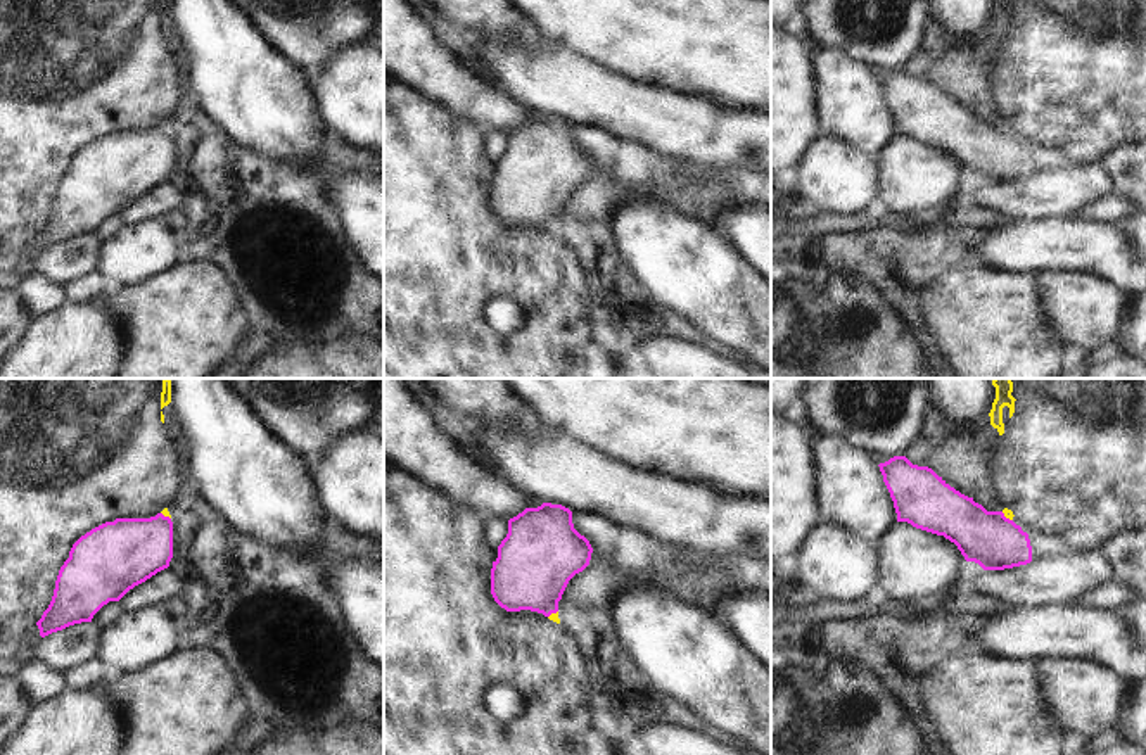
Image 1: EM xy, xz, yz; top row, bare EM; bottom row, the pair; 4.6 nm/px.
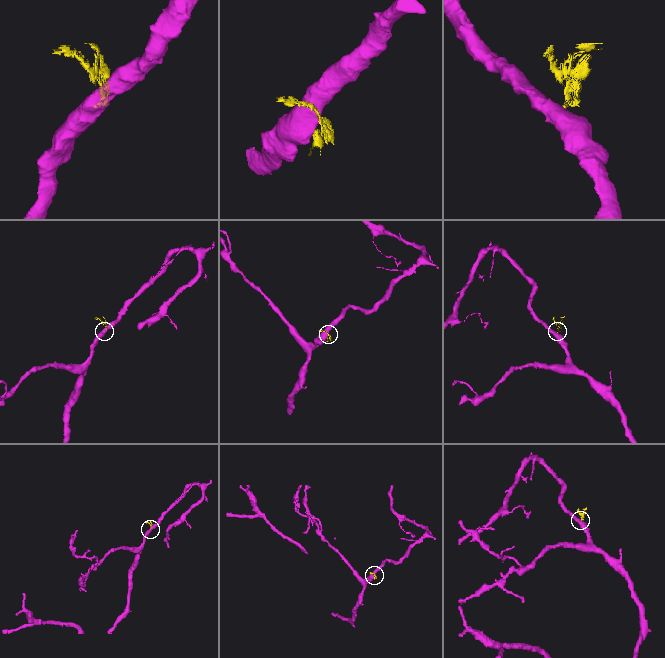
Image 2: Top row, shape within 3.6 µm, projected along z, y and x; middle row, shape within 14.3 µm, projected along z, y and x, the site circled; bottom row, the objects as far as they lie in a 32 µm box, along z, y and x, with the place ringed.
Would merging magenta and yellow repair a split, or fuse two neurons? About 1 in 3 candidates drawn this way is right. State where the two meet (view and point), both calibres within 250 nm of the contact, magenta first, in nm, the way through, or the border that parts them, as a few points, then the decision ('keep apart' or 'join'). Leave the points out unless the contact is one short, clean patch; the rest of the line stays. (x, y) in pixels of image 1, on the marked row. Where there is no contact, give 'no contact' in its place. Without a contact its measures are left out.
meets magenta in yz at (1005, 517); 260 nm thick on the magenta side, 50 nm on the other; border along yz (1001, 512), (1012, 520); keep apart

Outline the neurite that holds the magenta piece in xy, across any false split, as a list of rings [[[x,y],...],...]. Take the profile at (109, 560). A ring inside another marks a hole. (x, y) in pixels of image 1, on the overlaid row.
[[[162,513],[92,529],[73,544],[59,570],[52,601],[36,622],[40,636],[92,622],[104,605],[168,568],[171,558],[173,522]]]

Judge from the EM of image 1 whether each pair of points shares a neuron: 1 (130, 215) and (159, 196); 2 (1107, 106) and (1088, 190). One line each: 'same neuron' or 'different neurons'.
1: same neuron
2: different neurons

